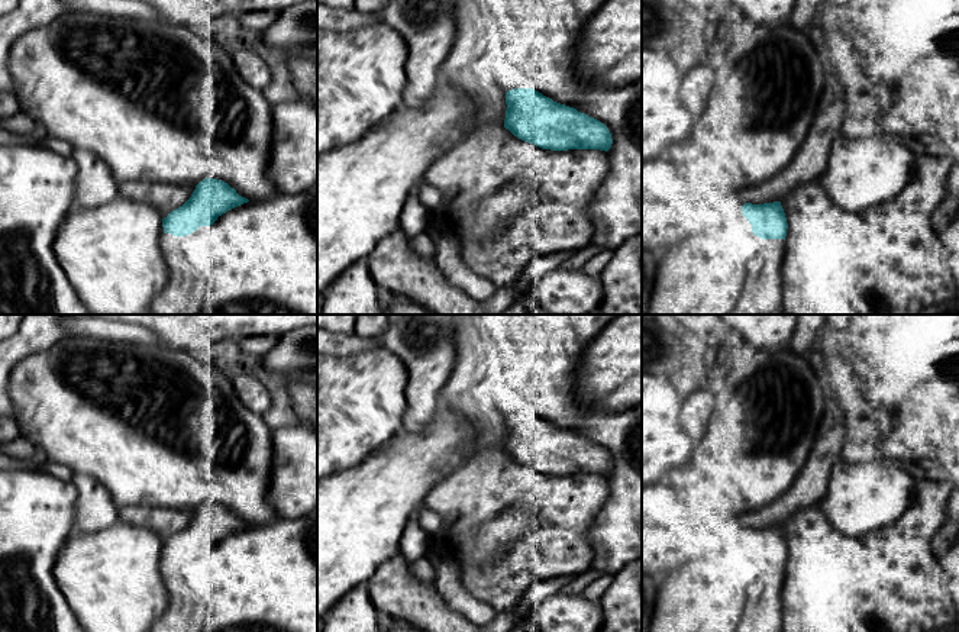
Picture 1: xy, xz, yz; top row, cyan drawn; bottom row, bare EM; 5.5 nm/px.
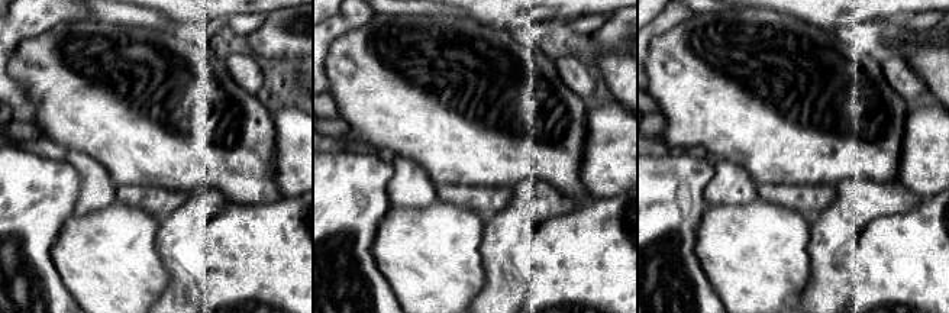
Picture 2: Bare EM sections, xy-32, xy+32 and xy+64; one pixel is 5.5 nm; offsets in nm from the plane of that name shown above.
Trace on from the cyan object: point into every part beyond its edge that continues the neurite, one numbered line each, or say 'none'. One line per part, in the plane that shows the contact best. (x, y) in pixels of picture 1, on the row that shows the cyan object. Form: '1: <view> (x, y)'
1: yz (762, 293)

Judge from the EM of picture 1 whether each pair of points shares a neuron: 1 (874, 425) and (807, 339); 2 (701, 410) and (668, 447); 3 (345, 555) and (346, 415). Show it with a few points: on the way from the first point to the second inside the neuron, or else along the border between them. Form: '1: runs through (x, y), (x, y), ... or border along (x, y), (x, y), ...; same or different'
1: border along (822, 329), (817, 345); different
2: border along (681, 402), (680, 425), (694, 445); different
3: border along (375, 450), (361, 461), (332, 476); different

